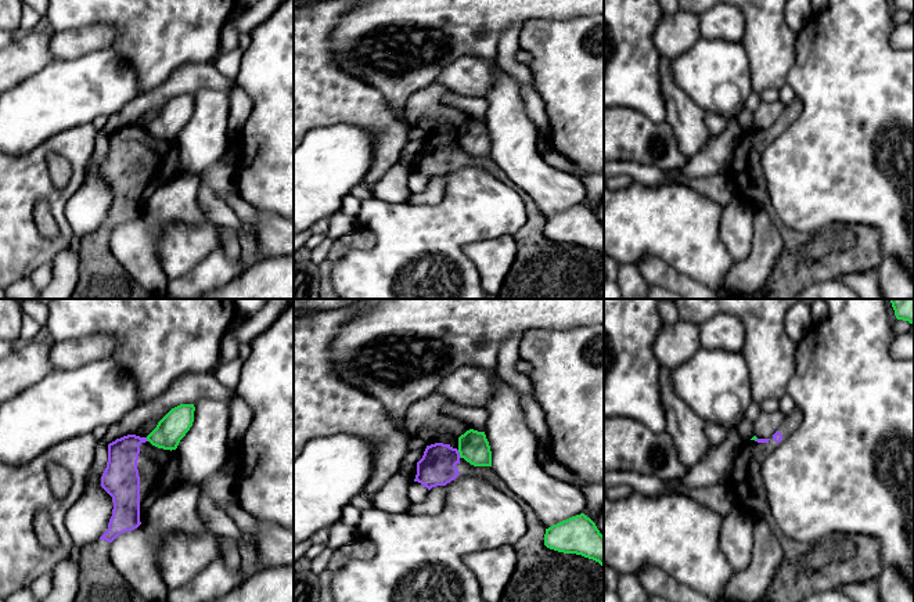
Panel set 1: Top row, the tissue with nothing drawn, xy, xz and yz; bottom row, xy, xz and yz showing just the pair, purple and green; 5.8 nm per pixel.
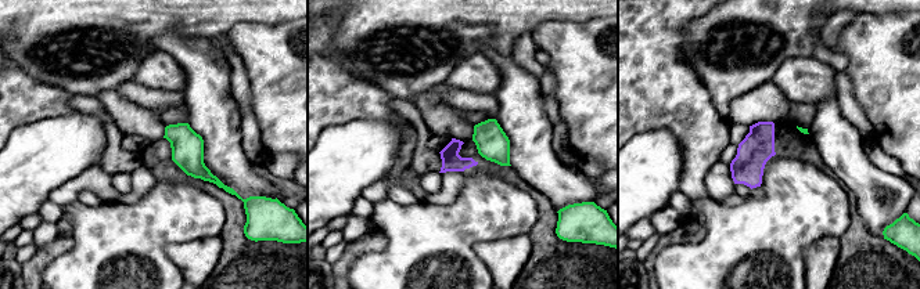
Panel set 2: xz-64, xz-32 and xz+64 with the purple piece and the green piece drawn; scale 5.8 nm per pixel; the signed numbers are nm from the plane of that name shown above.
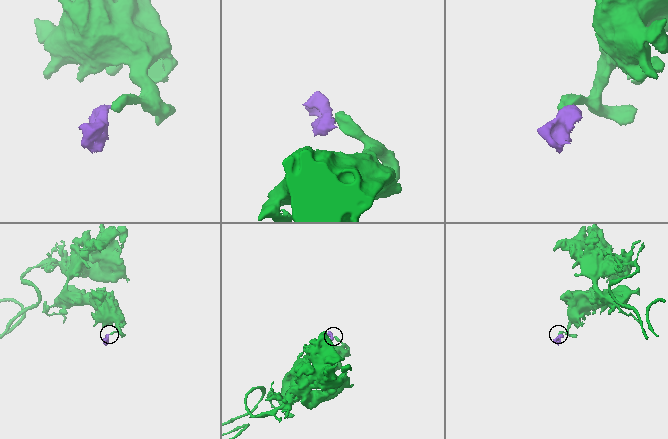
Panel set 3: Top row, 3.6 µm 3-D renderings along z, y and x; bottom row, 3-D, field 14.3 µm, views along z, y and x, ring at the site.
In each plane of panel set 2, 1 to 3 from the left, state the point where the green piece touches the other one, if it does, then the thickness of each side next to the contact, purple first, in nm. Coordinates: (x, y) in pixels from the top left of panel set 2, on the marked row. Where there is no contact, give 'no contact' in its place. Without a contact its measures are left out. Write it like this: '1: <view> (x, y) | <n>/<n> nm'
1: no contact
2: no contact
3: no contact

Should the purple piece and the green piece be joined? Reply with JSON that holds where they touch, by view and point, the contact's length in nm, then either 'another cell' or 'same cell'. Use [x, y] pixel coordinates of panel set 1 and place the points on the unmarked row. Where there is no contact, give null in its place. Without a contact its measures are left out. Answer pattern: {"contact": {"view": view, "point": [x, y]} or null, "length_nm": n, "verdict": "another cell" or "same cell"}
{"contact": {"view": "xz", "point": [459, 144]}, "length_nm": 50, "verdict": "another cell"}

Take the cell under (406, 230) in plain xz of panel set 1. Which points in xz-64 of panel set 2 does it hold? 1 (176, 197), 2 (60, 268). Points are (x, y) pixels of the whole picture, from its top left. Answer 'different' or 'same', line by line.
1: same
2: same

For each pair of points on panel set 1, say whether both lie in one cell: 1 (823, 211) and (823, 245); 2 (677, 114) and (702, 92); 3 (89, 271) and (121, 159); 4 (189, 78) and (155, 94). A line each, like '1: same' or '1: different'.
1: different
2: different
3: same
4: same

